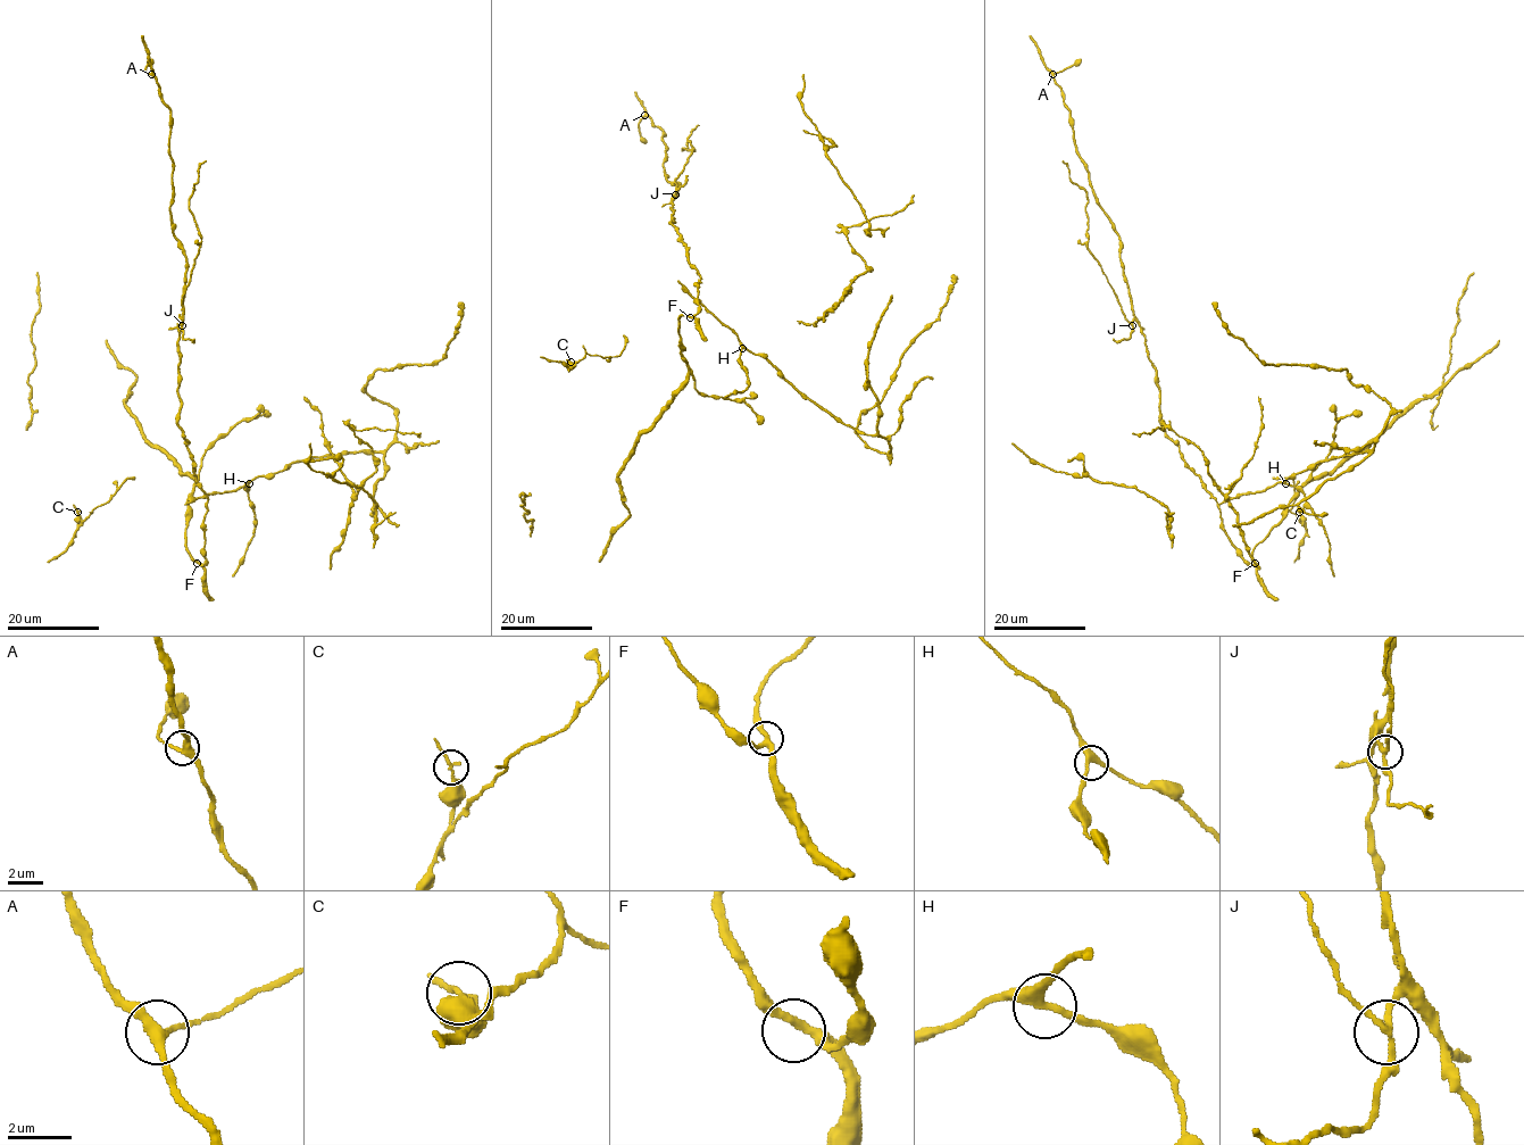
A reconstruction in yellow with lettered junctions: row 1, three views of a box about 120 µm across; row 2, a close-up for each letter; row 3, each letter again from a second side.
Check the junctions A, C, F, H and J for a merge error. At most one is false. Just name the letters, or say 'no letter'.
J

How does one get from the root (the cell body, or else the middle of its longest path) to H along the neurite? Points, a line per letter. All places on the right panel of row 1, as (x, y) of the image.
H: (1235, 497), (1265, 491), (1279, 482), (1285, 483)

